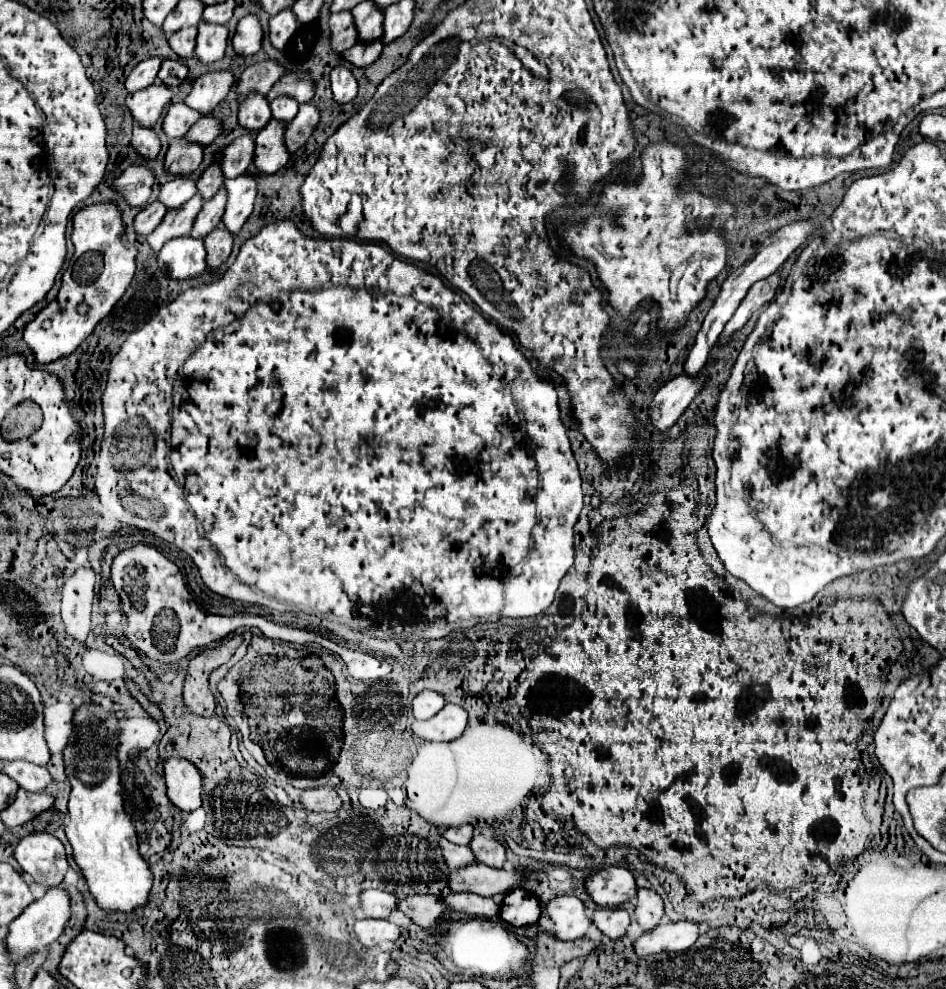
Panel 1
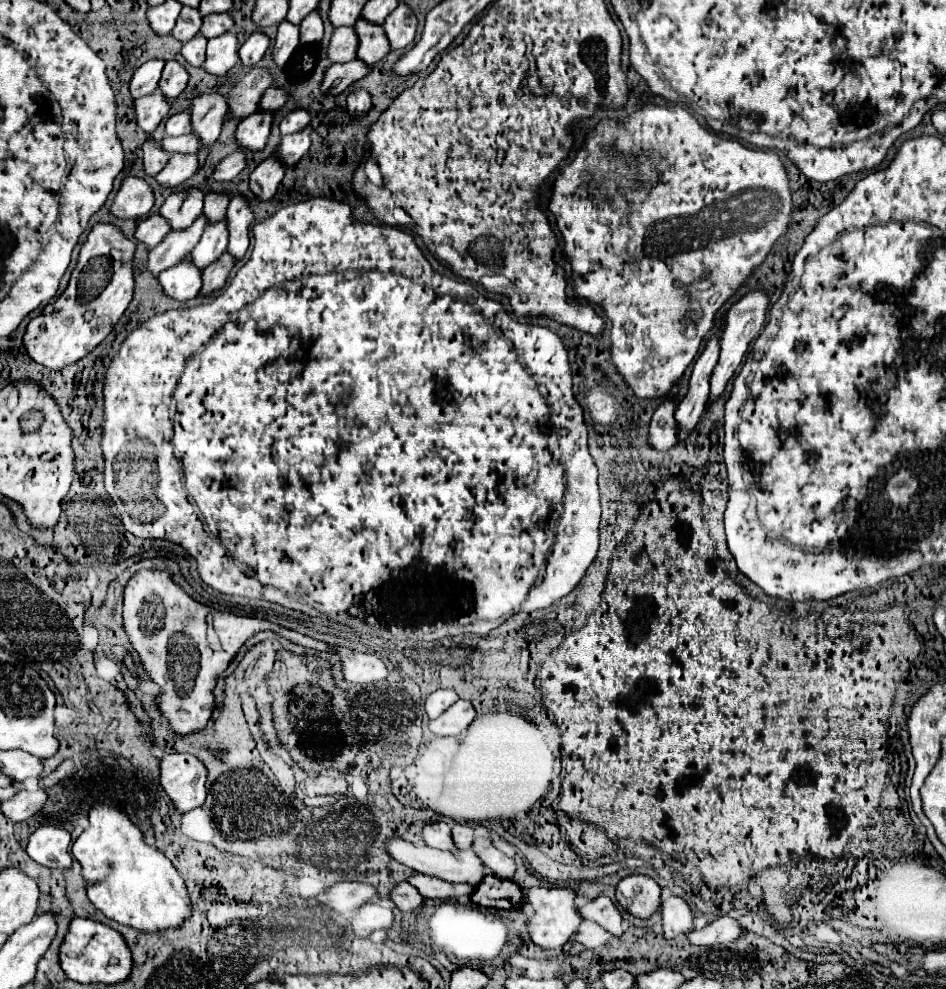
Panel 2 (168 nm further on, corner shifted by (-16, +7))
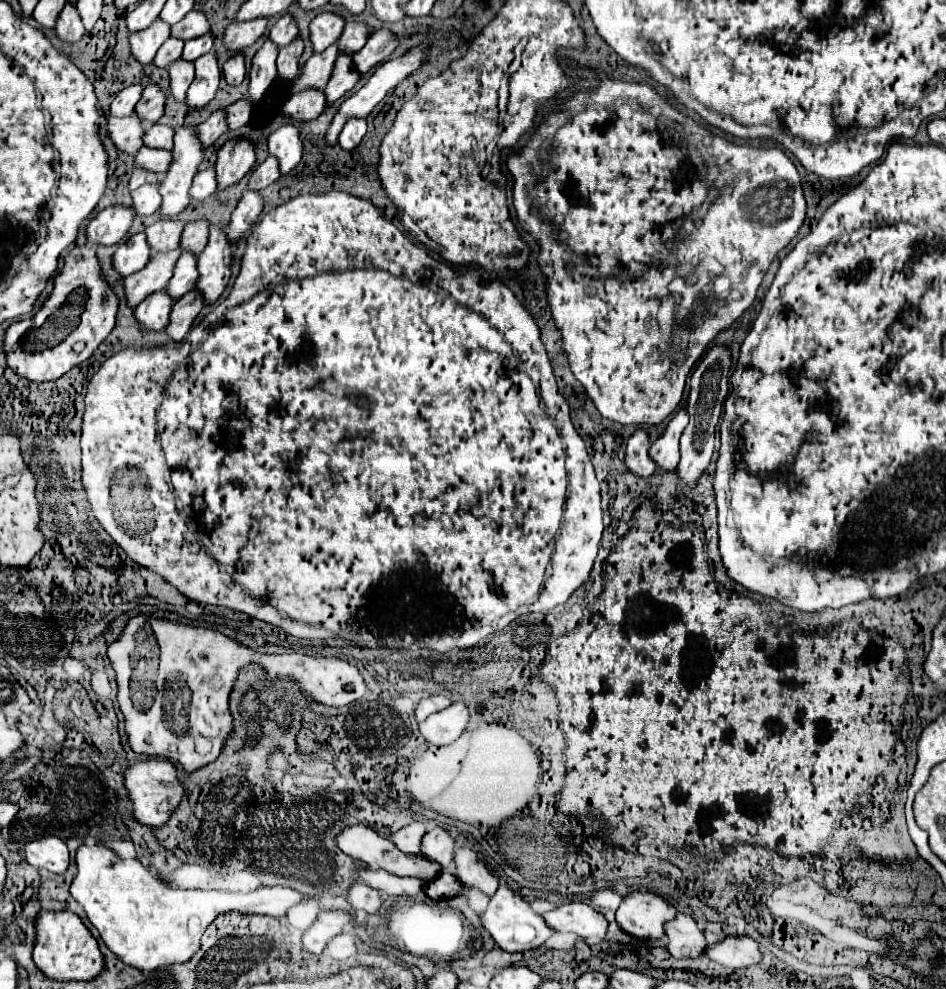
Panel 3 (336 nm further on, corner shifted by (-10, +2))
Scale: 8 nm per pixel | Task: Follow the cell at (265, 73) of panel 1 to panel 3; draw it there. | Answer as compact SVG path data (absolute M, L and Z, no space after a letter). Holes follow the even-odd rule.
M216 109L214 113L210 113L210 117L200 123L198 127L198 133L200 133L200 141L204 143L204 147L212 145L220 135L224 135L228 131L228 125L226 125L226 111L224 109Z

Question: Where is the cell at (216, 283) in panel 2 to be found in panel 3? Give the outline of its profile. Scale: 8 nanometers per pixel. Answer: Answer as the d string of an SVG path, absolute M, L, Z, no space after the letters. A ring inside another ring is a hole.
M192 289L190 293L186 293L186 297L180 297L170 313L170 325L166 327L168 337L172 337L174 341L182 341L192 325L192 321L196 319L196 315L204 309L204 301L200 299L202 293L198 293L198 289Z

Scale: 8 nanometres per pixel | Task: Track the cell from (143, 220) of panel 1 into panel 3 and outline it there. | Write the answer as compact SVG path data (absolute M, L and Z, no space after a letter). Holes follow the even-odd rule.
M136 233L122 243L114 253L114 267L122 277L140 271L150 261L150 245L146 245L146 233Z

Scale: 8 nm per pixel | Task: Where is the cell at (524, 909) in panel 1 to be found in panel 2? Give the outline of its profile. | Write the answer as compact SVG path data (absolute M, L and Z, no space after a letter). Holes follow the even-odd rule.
M488 874L482 878L482 882L474 888L470 894L470 900L474 904L486 906L486 908L512 908L520 904L520 886L516 882L496 880L496 876Z

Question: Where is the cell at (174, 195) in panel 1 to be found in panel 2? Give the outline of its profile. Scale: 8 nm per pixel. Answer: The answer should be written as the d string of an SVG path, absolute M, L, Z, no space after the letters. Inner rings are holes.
M198 188L188 192L172 192L160 208L160 216L170 224L172 230L184 230L202 214L204 194Z

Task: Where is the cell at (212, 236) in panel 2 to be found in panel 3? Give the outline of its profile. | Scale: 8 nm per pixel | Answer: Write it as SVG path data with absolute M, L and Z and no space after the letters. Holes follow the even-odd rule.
M184 251L174 267L174 277L170 279L166 291L172 299L178 299L194 289L194 281L198 281L198 255L192 251Z

